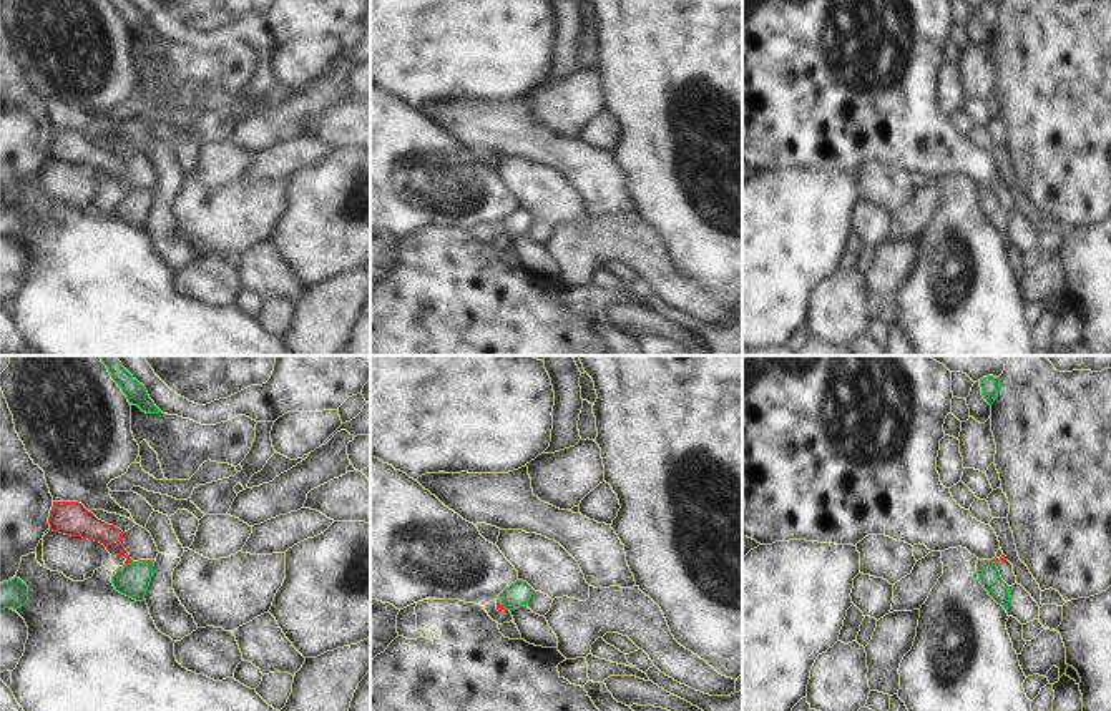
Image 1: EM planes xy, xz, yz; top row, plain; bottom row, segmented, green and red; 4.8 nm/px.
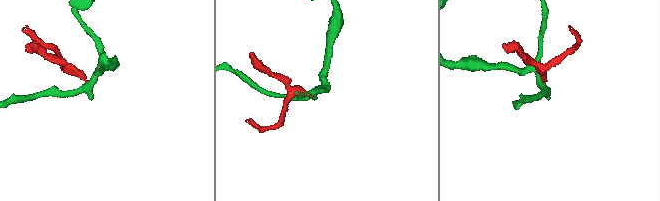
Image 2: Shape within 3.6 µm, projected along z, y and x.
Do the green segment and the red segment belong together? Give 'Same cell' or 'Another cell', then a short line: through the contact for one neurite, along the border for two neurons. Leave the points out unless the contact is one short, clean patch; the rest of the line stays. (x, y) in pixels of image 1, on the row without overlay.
Another cell. Line: xy (132, 188), (125, 193)

